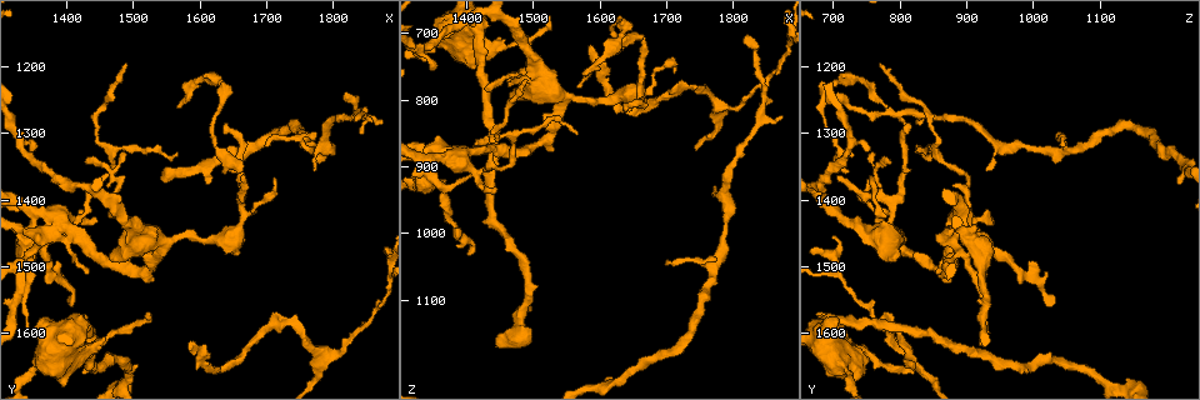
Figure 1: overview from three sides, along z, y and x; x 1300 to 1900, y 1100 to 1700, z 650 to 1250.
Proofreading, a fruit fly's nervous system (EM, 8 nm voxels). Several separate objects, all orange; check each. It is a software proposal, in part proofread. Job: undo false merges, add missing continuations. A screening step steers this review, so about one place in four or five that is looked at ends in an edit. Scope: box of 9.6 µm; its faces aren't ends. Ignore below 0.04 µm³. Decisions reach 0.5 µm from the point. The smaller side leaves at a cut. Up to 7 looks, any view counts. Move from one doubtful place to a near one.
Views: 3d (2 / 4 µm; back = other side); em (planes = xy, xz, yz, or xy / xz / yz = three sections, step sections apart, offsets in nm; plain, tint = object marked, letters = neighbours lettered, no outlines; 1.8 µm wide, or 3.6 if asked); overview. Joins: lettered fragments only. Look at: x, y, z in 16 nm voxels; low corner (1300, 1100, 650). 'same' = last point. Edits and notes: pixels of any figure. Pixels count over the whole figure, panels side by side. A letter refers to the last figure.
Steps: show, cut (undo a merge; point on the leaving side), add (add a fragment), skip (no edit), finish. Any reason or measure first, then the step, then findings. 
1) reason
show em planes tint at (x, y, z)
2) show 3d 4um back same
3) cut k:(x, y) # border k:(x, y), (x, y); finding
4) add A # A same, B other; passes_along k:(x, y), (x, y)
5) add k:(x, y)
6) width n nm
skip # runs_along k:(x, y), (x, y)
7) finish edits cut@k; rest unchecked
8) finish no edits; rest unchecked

sharp bend
show em planes plain at (1745, 1585, 780)

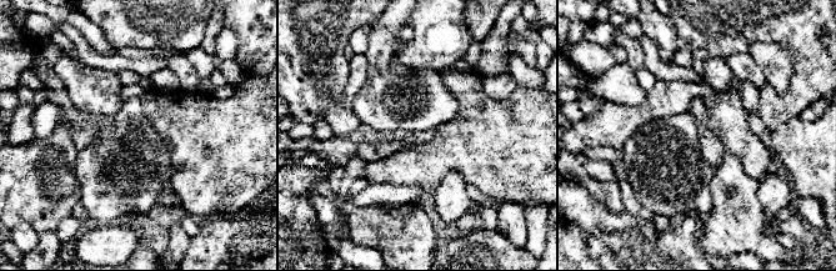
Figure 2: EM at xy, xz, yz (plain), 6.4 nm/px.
show em planes letters same

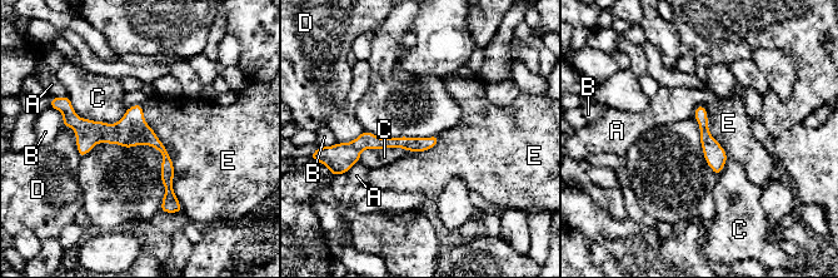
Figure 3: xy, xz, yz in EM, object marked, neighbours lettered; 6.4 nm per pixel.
skip # A other, B other, C other, D other, E other; one neuron here

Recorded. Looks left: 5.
thin neck
show em 3.6um planes plain at (1630, 1220, 710)

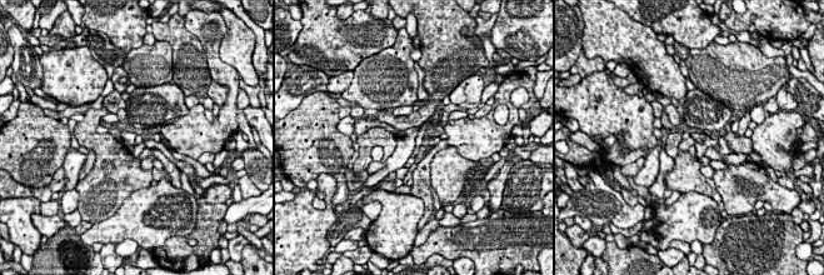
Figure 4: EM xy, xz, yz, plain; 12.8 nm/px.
show em 3.6um planes tint same

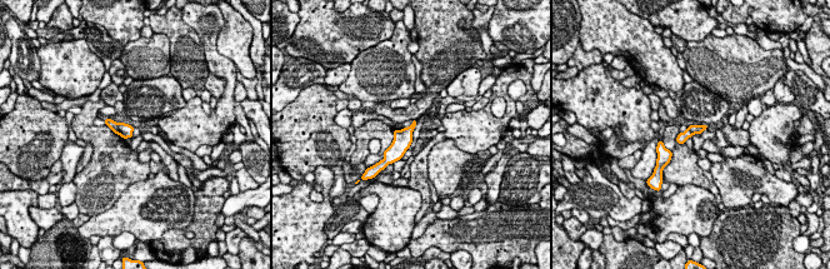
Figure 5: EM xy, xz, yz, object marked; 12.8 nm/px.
show em 3.6um planes letters same

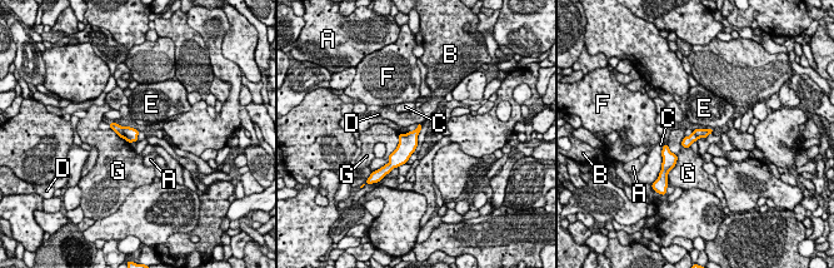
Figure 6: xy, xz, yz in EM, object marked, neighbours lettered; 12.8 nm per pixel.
width 140 nm
skip # A other, B other, C other, D other, E other, F other, G other; border 6:(709, 128), (713, 130); continuous, no second neuron

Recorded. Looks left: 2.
tapers out
show em yz step 8 letters at (1770, 1360, 930)

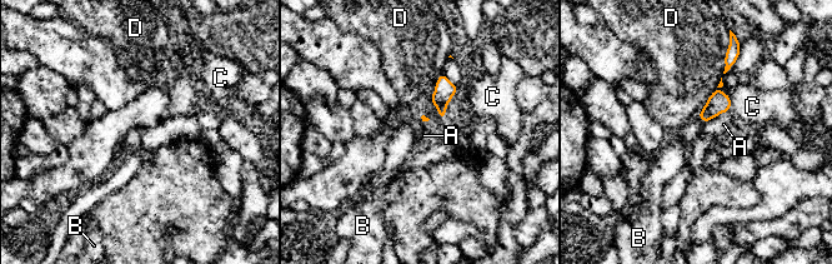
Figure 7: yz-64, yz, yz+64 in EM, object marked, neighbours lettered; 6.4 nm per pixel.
longest_contact D 300 nm
skip # A other, B other, C other, D other; no lettered fragment goes on from it

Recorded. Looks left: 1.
finish no edits; rest unchecked

